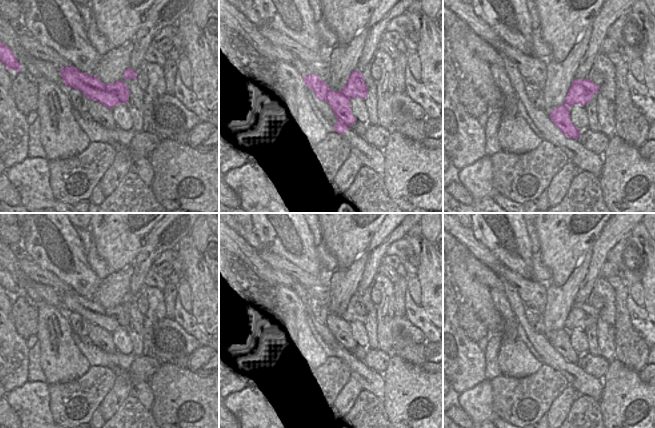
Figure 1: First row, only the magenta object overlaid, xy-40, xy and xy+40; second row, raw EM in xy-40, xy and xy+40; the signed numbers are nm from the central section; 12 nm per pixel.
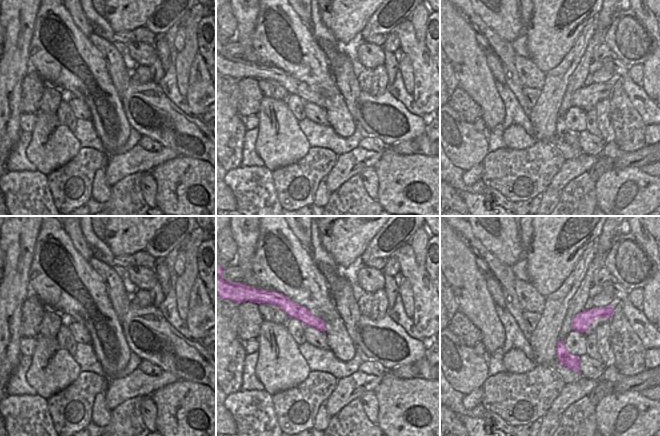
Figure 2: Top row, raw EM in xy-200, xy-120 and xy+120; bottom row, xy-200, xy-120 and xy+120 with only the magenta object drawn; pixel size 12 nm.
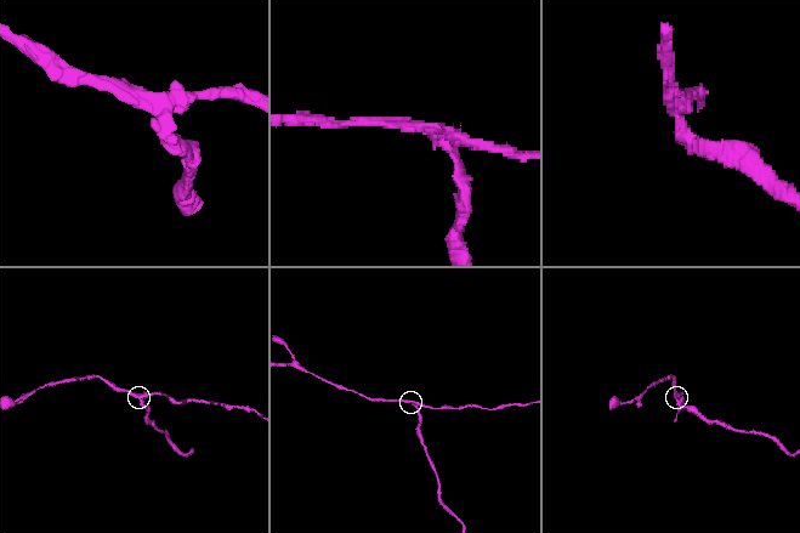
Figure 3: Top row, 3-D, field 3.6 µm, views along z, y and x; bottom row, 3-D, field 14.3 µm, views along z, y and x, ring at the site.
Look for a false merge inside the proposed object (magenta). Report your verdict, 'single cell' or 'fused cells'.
fused cells

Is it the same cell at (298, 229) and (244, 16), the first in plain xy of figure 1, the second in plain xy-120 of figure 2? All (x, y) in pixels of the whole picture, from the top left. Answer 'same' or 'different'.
different

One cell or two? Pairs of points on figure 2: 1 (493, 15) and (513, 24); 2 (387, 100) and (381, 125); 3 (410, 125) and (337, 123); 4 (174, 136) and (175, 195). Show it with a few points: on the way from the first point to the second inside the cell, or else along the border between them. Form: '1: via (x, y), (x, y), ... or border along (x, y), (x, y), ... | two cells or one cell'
1: via (498, 15), (501, 15), (508, 22) | one cell
2: via (378, 101), (371, 103), (371, 109), (378, 116) | one cell
3: border along (354, 120), (357, 124) | two cells
4: border along (179, 155), (200, 158), (202, 160) | two cells

